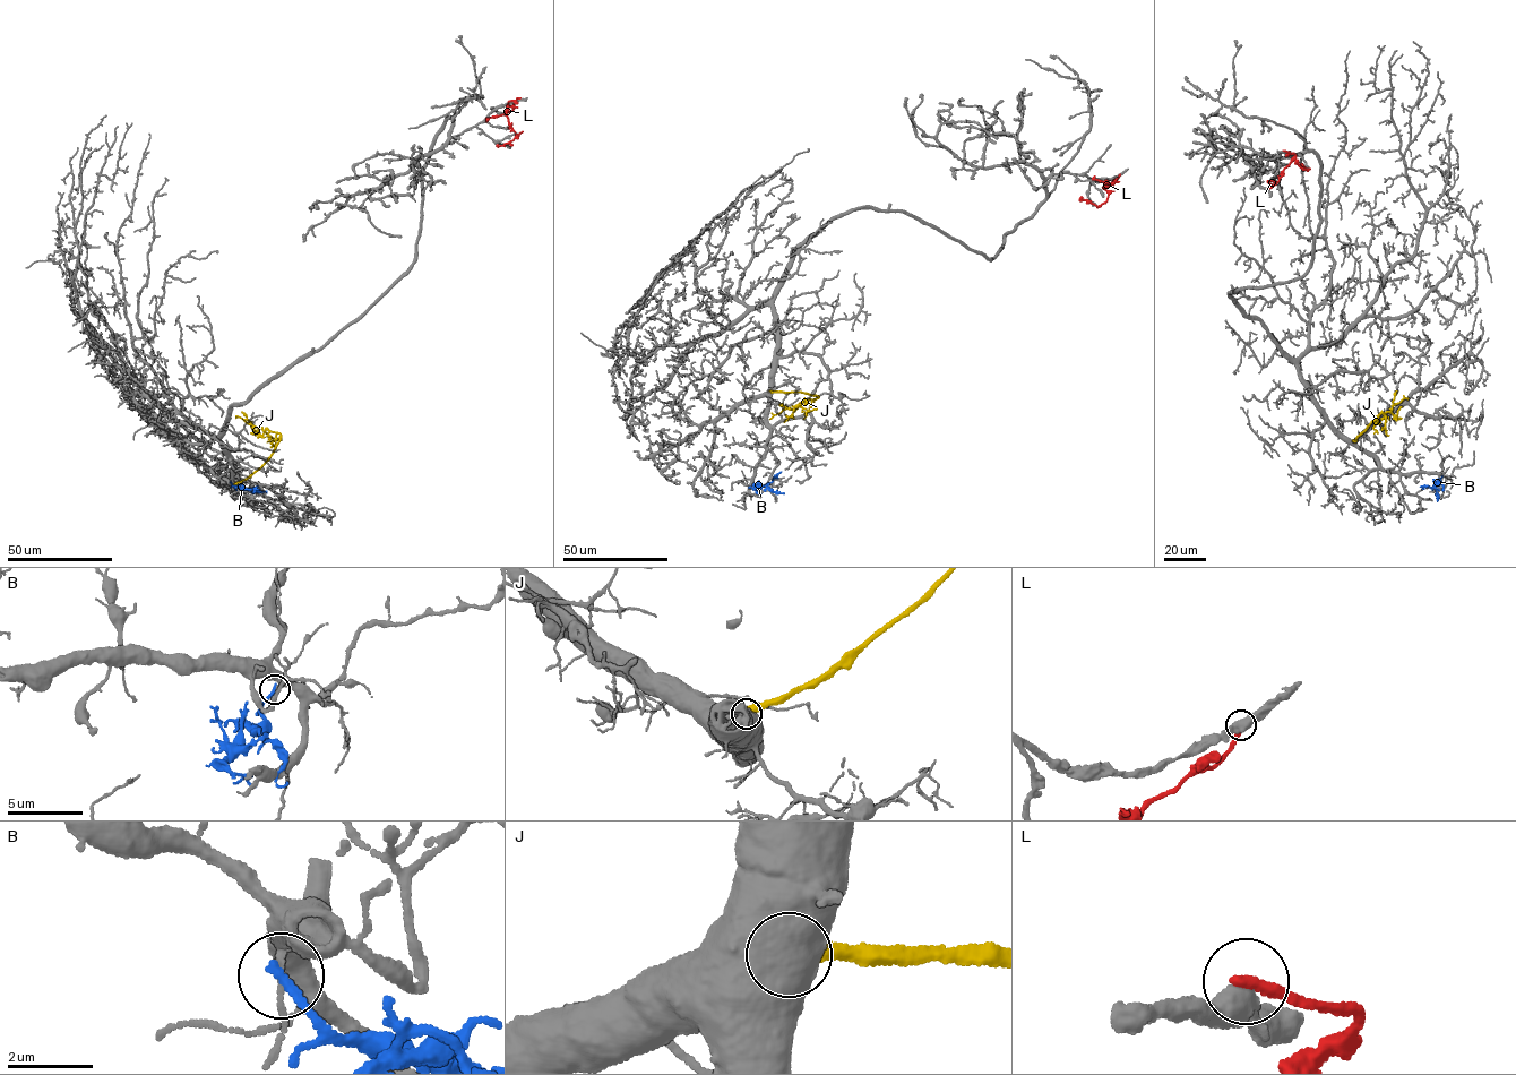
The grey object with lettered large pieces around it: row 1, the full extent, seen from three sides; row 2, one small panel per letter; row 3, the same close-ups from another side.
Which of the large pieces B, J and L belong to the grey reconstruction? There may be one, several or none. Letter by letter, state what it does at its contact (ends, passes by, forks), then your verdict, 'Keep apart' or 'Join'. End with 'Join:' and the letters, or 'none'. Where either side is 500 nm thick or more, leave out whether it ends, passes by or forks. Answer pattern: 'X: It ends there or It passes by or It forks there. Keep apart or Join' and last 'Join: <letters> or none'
B: It ends there. Keep apart
J: Keep apart
L: It ends there. Keep apart
Join: none

